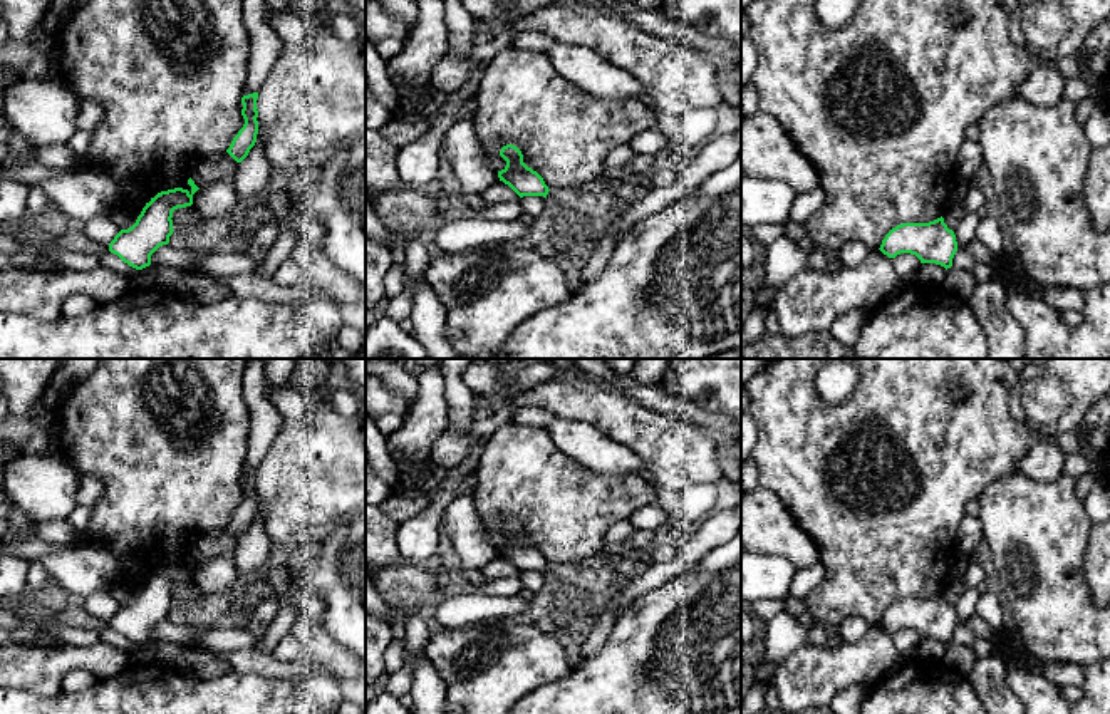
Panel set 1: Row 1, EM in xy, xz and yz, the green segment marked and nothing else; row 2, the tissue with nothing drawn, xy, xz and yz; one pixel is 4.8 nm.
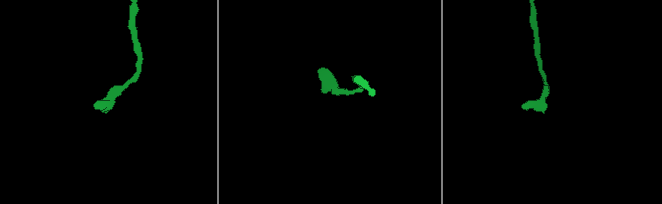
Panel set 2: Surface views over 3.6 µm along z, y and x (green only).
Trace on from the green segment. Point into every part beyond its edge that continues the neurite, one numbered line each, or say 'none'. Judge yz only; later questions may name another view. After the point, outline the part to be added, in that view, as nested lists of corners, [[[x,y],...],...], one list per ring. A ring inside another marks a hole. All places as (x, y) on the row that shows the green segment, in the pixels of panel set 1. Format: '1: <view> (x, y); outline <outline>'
1: yz (961, 284); outline [[[954,266],[946,270],[946,278],[942,282],[946,288],[959,295],[964,302],[969,302],[974,290],[974,282],[969,273],[959,272]]]

